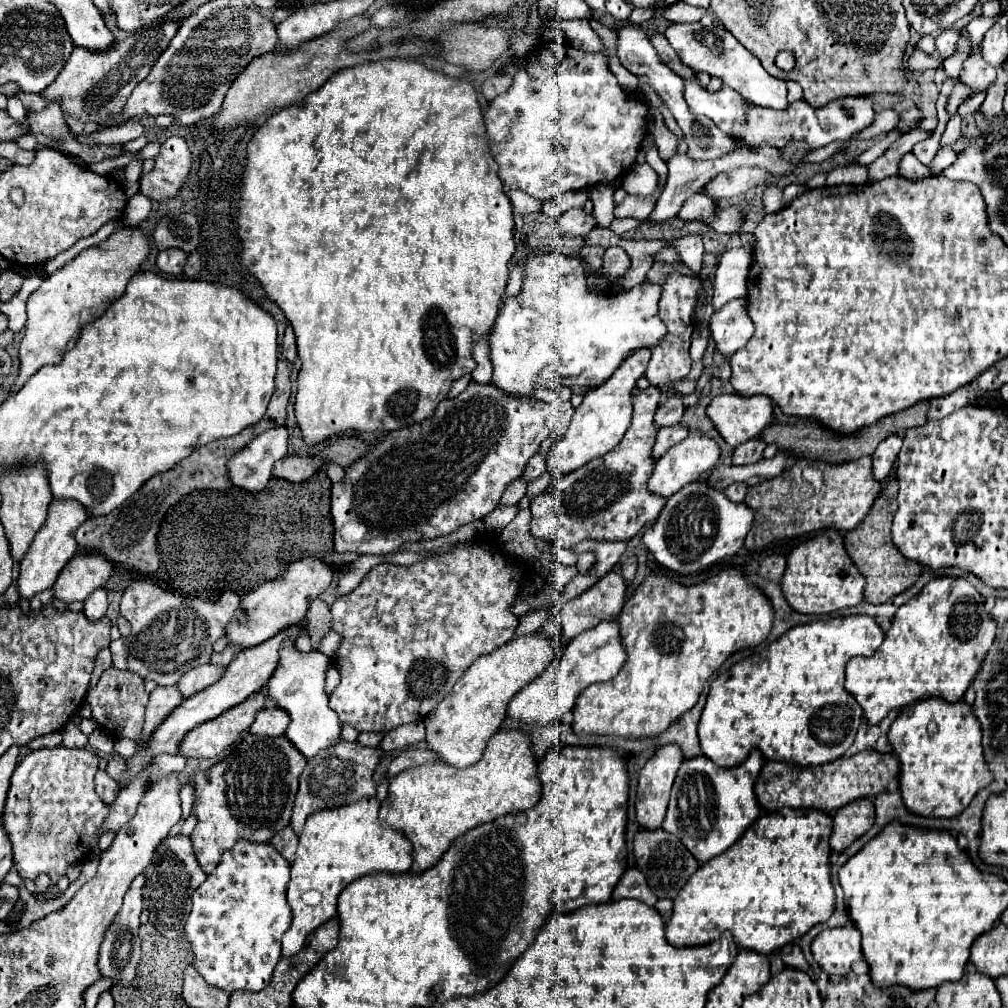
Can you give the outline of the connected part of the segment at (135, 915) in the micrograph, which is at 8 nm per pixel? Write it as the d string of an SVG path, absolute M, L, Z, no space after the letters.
M137 875L129 887L129 891L125 893L123 899L123 907L121 911L115 915L111 927L107 929L103 941L101 941L101 949L99 949L99 971L103 977L111 977L117 983L131 983L135 977L135 969L137 963L141 959L141 941L139 941L139 915L143 911L143 899L141 899L141 889L143 889L145 877Z

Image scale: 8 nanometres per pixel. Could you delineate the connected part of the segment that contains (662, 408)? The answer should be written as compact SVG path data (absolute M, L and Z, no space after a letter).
M673 393L667 401L663 401L655 413L655 421L659 427L663 425L673 425L675 421L679 421L685 413L685 405L681 403L681 395Z

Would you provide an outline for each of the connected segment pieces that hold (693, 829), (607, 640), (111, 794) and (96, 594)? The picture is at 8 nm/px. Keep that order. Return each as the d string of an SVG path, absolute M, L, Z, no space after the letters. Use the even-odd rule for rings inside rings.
M751 749L747 761L729 769L715 765L705 755L699 755L695 759L685 759L683 765L679 767L679 773L671 791L671 801L669 801L667 817L663 821L663 829L669 833L675 833L699 863L705 863L717 857L719 853L729 849L745 833L745 829L749 829L751 823L761 815L761 807L755 797L755 781L759 777L763 763L765 759L759 753L759 749ZM685 783L695 785L699 793L699 807L695 817L691 815L689 799L685 801L685 795L683 795Z
M619 617L615 619L603 619L593 629L587 629L573 637L565 649L565 653L549 663L541 675L535 677L535 681L527 683L509 703L507 715L521 719L525 723L555 723L559 721L567 711L573 709L579 693L597 681L607 681L615 677L615 673L623 667L627 659L625 645L621 641L621 629L619 629Z
M99 769L97 775L95 775L95 787L97 787L97 795L105 801L105 803L113 803L115 795L117 795L117 785L115 785L115 779L111 779L107 775L107 771Z
M103 587L95 589L87 599L85 599L85 609L83 613L91 619L91 621L97 621L101 619L105 613L107 613L107 607L109 607L109 601L107 601L107 591Z

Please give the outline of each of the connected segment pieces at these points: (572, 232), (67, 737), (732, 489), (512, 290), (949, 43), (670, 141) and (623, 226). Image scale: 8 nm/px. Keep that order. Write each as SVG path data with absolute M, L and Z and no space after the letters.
M569 209L567 213L561 215L561 225L559 225L559 235L565 237L585 237L595 225L593 215L587 215L583 209Z
M73 715L61 729L65 747L87 747L87 737L79 729L79 719L81 719L79 715Z
M733 483L733 485L727 487L725 493L727 493L727 497L729 497L731 501L739 503L739 501L743 501L743 497L745 497L745 493L747 493L747 485L743 485L743 483Z
M523 261L517 263L515 267L511 267L509 283L505 287L505 297L515 297L521 291L521 275L523 275Z
M949 29L949 31L943 31L935 43L937 46L937 53L943 58L947 59L955 53L955 45L957 45L957 39L959 39L959 33L955 29Z
M663 117L649 119L649 121L647 121L647 129L649 129L651 135L655 137L655 143L657 143L657 147L659 147L659 155L661 155L661 159L663 159L663 161L669 161L671 155L675 155L679 137L665 125Z
M615 219L615 221L611 223L611 231L613 231L615 235L623 235L623 233L627 233L627 231L637 229L639 225L641 225L641 221L637 221L637 219Z

